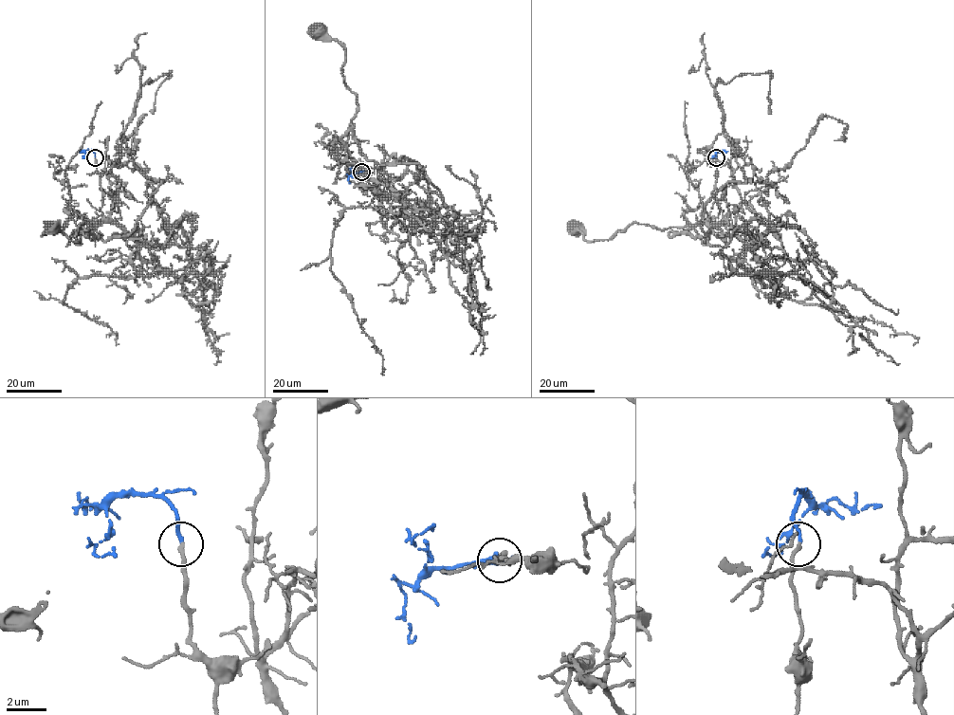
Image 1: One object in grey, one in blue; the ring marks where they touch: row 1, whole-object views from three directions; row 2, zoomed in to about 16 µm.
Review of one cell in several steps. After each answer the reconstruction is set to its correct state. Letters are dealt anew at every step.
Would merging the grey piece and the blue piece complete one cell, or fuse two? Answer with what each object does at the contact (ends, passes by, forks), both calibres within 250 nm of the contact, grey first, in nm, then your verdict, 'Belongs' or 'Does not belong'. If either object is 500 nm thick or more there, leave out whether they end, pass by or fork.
At the ring grey ends. At the ring blue ends. Thickness 190 nm (grey) against 160 nm. Belongs

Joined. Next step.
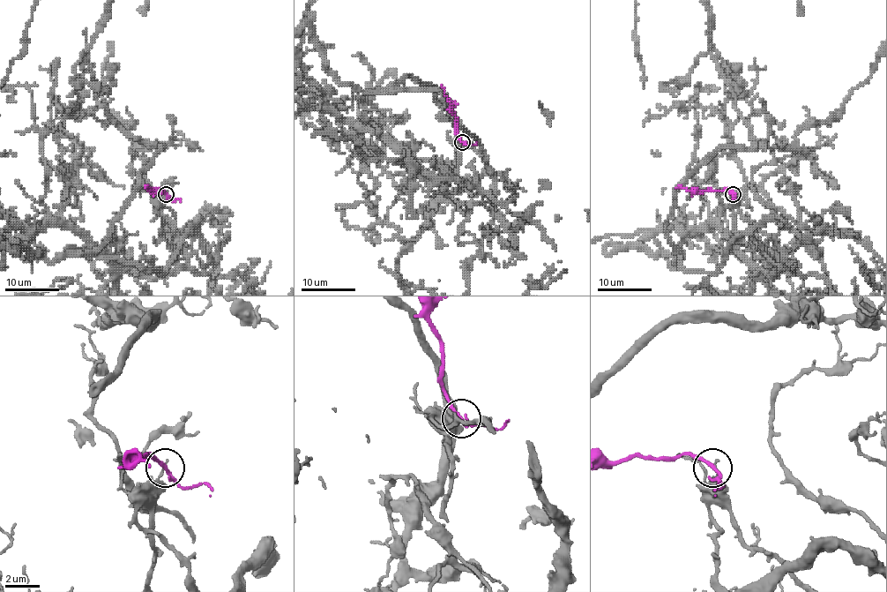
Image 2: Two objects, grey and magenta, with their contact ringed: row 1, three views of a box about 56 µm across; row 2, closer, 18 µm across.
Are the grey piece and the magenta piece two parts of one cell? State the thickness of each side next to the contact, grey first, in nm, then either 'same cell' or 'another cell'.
150 nm thick on the grey side, 160 nm on the other; another cell

